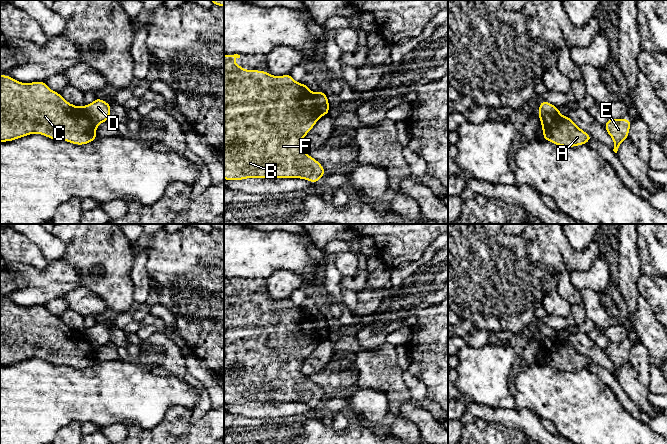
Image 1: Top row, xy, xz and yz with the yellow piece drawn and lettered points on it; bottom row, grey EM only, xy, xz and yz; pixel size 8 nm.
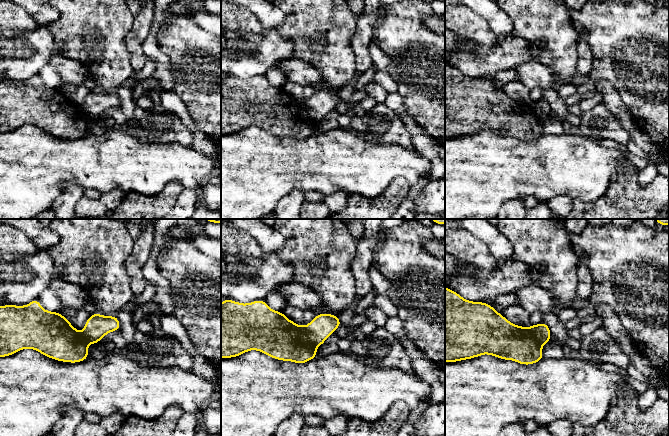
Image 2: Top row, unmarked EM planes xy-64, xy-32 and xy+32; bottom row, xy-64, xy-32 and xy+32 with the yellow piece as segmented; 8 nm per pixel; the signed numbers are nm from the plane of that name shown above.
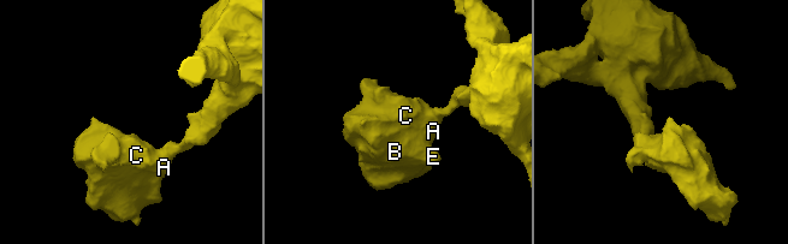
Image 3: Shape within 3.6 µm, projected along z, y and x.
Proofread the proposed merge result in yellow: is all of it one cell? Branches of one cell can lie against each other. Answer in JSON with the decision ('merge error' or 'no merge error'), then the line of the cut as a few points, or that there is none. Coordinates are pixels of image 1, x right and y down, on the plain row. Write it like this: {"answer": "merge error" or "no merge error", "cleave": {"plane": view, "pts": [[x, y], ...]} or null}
{"answer": "merge error", "cleave": {"plane": "xz", "pts": [[313, 318], [315, 334], [320, 340]]}}

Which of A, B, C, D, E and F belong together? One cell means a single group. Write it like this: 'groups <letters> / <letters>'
groups A B C E F / D

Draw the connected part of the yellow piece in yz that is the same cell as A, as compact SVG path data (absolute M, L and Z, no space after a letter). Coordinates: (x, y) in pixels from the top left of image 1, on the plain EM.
M562 340L548 348L541 347L543 364L560 371L575 371L585 369L593 363L591 359L580 353L570 341Z

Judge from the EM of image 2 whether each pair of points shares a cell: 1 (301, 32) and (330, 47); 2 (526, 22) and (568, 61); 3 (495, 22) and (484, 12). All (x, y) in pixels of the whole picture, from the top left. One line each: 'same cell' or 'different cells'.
1: same cell
2: same cell
3: same cell

